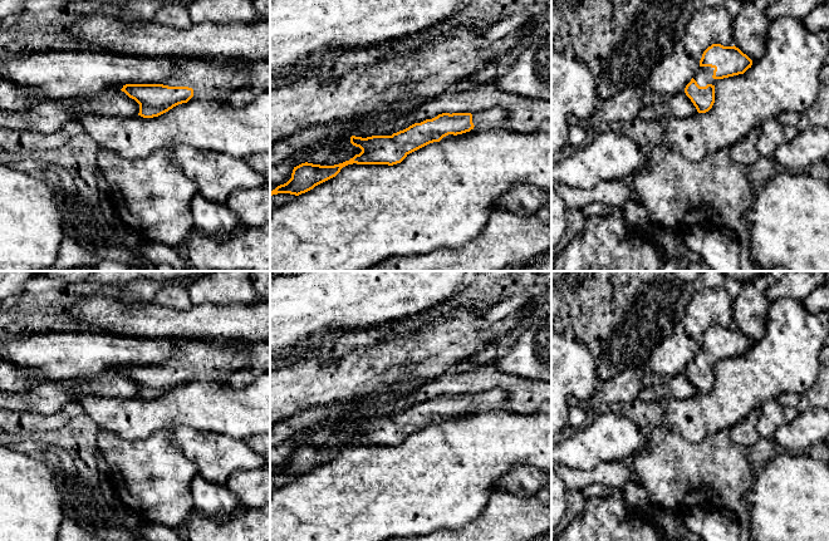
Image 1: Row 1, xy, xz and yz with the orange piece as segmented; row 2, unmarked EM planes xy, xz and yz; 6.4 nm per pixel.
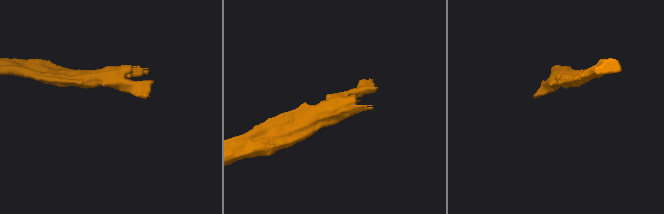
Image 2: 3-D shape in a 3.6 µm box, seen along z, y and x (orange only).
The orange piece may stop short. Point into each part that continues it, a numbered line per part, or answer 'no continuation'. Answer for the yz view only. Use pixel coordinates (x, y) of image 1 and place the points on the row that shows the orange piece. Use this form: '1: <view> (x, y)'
1: yz (704, 77)

